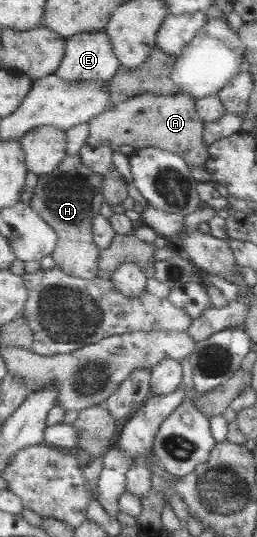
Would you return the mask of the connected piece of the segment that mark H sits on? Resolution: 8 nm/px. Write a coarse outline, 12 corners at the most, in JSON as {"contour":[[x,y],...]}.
{"contour":[[79,155],[38,177],[29,205],[59,235],[66,273],[100,275],[104,176]]}

